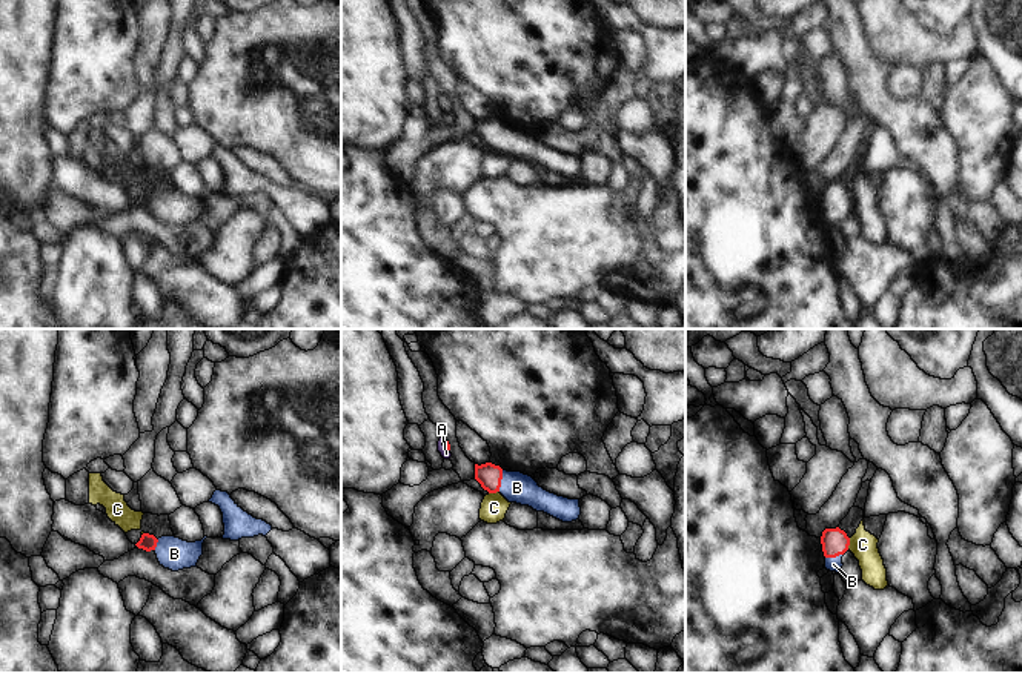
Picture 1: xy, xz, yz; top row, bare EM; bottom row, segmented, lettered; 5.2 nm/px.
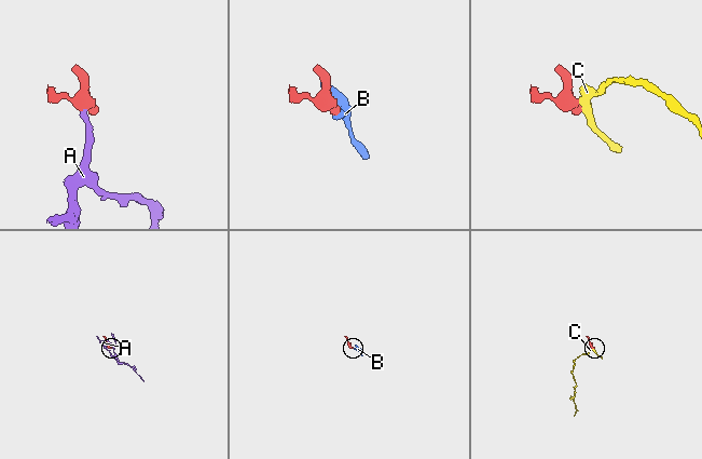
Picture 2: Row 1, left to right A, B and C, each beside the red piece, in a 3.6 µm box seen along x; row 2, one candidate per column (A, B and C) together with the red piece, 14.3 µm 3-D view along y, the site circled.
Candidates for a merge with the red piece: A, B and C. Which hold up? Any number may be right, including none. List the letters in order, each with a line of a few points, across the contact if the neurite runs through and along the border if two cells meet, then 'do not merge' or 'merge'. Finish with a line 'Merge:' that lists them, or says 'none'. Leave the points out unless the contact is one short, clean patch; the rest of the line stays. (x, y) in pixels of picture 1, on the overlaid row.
A: line xz (446, 444), (444, 446), (446, 454); merge
B: line yz (835, 541), (836, 555), (833, 564); merge
C: line yz (850, 538), (847, 549); do not merge
Merge: A, B

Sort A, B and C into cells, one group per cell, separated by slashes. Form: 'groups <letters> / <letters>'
groups A B / C

